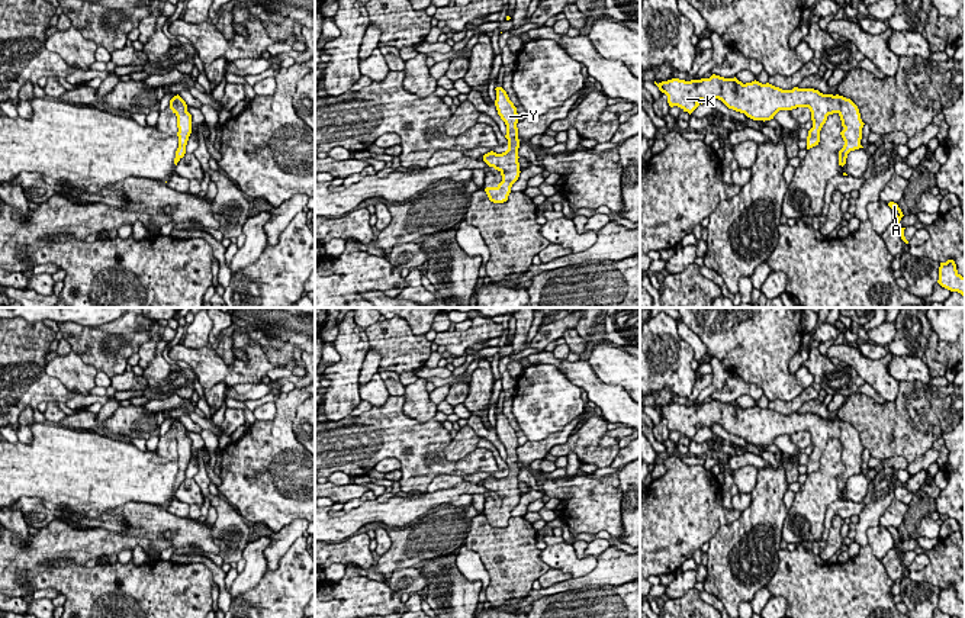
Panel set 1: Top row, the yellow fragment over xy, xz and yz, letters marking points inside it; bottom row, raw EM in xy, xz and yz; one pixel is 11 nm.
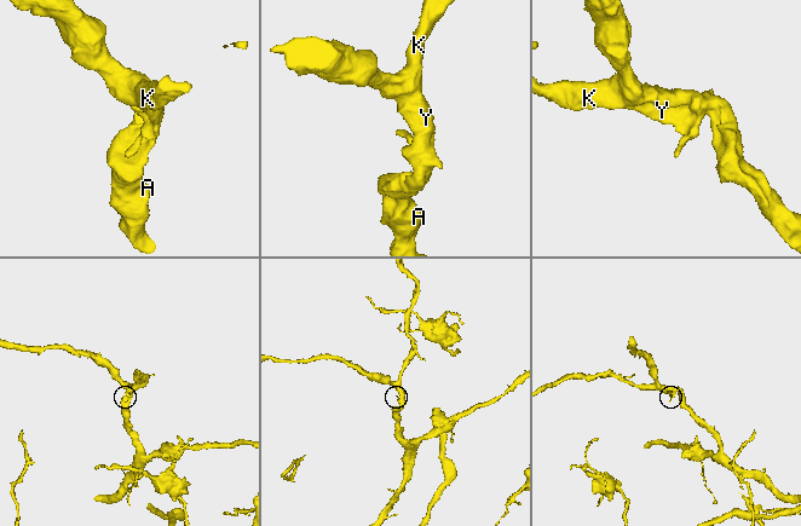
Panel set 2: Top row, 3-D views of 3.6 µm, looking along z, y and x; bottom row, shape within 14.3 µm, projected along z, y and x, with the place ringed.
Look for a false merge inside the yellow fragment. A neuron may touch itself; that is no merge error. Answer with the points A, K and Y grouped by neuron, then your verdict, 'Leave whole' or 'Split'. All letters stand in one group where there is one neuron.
Groups: A K Y. Leave whole

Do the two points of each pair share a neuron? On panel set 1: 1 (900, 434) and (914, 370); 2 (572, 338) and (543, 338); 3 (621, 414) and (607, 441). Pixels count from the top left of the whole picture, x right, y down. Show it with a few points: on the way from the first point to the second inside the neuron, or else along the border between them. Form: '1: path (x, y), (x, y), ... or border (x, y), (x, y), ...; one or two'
1: border (900, 380), (919, 380), (927, 385); two
2: border (573, 327), (568, 328), (562, 337); two
3: border (618, 424), (624, 425); two

